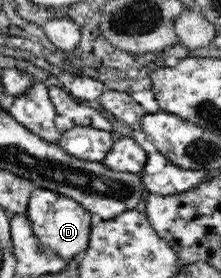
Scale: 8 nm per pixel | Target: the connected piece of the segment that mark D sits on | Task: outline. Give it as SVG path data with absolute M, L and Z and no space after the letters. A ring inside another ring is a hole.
M35 188L30 194L27 218L32 223L34 234L46 247L56 252L62 259L74 258L88 247L91 235L92 214L74 199L42 188Z

